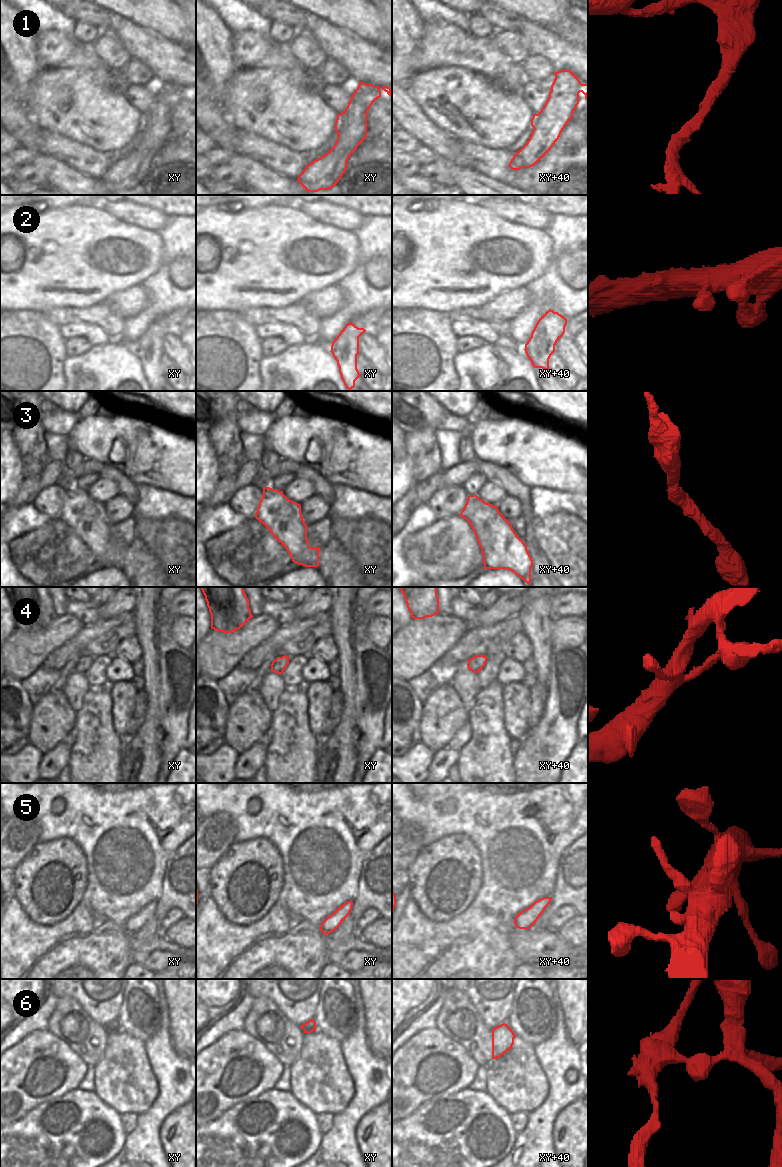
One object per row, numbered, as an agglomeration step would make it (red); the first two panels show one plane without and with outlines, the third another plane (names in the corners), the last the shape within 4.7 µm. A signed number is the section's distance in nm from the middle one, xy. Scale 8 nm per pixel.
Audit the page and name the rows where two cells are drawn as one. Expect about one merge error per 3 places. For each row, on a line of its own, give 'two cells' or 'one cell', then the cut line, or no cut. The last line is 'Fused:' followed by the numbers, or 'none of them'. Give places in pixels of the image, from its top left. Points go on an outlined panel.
1: one cell; no cut
2: one cell; no cut
3: one cell; no cut
4: one cell; no cut
5: one cell; no cut
6: one cell; no cut
Fused: none of them

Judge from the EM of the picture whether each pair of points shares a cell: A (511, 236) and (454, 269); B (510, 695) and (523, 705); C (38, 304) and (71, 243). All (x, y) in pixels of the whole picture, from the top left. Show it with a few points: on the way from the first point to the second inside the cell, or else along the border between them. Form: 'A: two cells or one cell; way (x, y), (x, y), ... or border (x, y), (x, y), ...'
A: one cell; way (495, 236), (475, 242), (464, 253)
B: one cell; way (513, 696), (520, 703)
C: one cell; way (38, 289), (38, 276), (56, 258)

